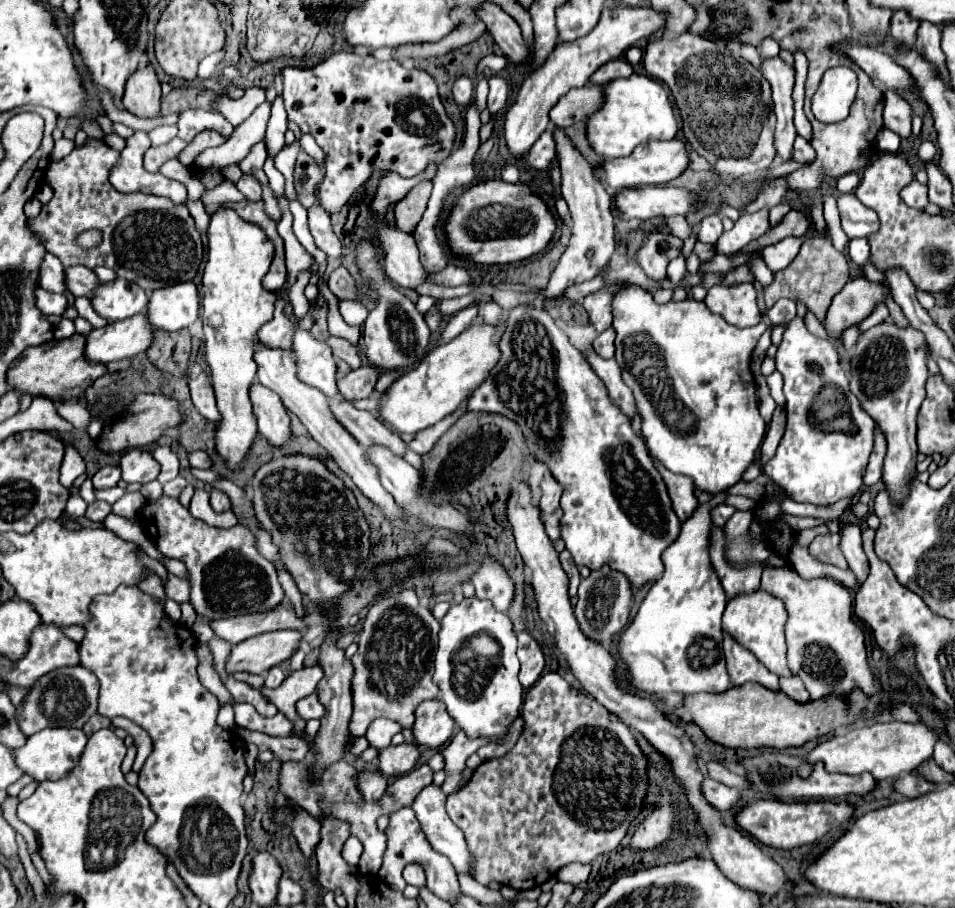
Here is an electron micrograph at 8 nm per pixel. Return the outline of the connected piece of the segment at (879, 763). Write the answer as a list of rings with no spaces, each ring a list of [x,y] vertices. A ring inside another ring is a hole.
[[[874,722],[870,726],[850,728],[842,736],[834,736],[822,744],[818,744],[798,768],[800,778],[808,778],[814,764],[822,762],[826,772],[840,774],[862,774],[872,772],[876,780],[898,778],[906,772],[912,772],[918,764],[932,756],[932,748],[936,744],[938,734],[924,724],[904,724],[904,722]]]

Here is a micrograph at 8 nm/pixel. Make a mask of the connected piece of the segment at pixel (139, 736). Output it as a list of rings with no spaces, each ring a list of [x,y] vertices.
[[[114,718],[114,720],[112,720],[112,724],[114,724],[116,728],[124,728],[124,730],[134,738],[134,746],[136,746],[137,754],[132,770],[134,772],[139,772],[140,768],[144,766],[144,762],[146,762],[146,758],[148,758],[150,750],[152,750],[152,744],[150,744],[152,740],[148,740],[148,736],[146,736],[144,728],[140,728],[138,724],[132,724],[130,720]]]

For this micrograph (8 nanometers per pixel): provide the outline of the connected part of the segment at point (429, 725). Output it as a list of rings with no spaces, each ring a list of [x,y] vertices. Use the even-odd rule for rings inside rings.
[[[426,700],[416,710],[416,722],[412,730],[418,746],[438,748],[452,736],[454,720],[446,712],[442,700]]]

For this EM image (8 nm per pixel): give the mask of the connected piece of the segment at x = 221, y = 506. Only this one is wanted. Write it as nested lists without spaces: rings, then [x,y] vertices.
[[[212,488],[212,492],[210,492],[210,506],[214,512],[226,512],[232,508],[228,494],[218,490],[218,488]]]

